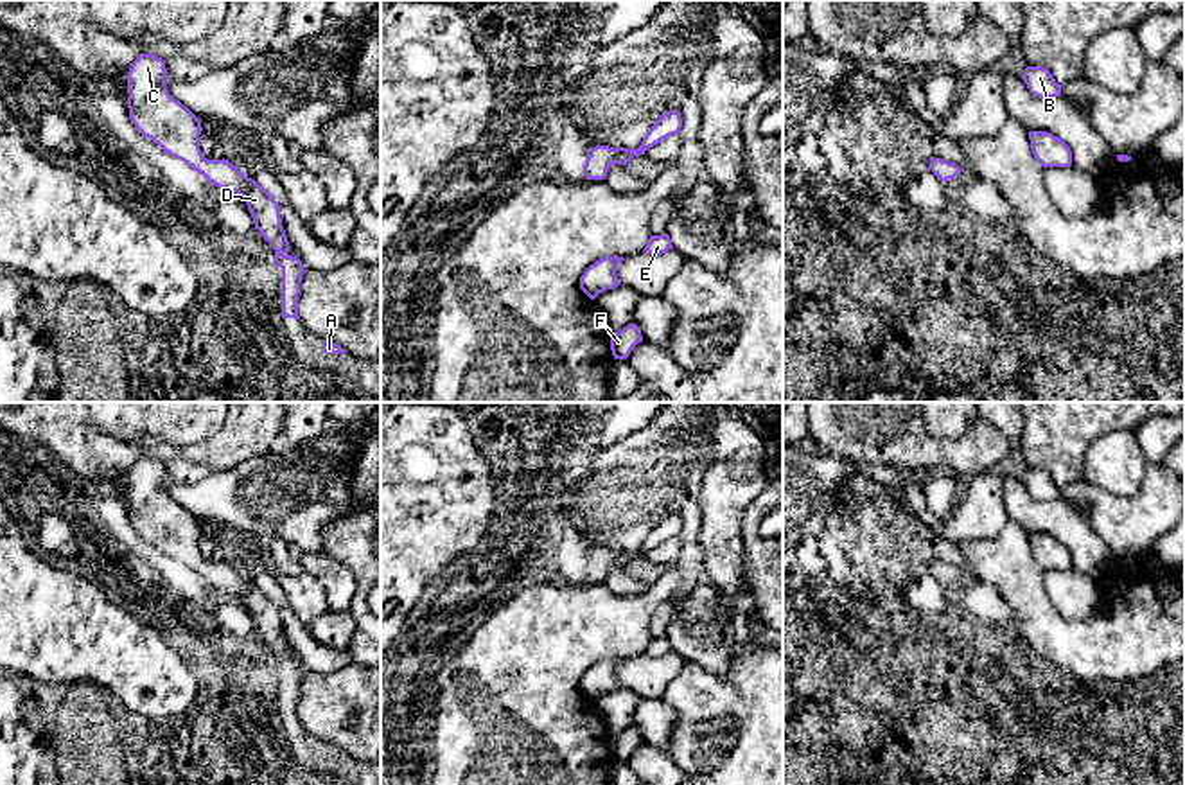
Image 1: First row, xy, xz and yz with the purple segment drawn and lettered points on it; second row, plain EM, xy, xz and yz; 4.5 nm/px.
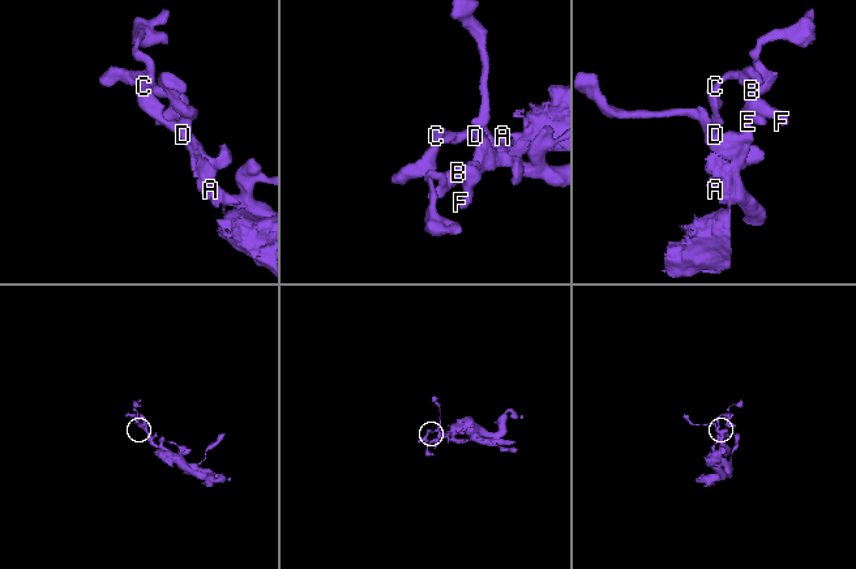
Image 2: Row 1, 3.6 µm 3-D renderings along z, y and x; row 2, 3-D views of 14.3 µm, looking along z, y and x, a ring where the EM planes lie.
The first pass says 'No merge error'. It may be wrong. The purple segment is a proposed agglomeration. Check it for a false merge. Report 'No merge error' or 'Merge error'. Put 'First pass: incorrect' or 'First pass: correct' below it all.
No merge error
First pass: correct

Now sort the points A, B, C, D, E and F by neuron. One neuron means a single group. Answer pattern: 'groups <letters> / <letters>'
groups A B C D E F

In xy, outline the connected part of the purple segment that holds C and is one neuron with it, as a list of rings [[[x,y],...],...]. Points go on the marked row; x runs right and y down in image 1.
[[[140,54],[126,77],[129,119],[135,128],[165,153],[201,172],[210,185],[244,198],[255,228],[273,246],[275,262],[282,268],[282,318],[300,320],[298,295],[303,264],[296,255],[287,253],[291,246],[278,203],[228,160],[205,158],[199,149],[201,119],[169,93],[162,57]]]

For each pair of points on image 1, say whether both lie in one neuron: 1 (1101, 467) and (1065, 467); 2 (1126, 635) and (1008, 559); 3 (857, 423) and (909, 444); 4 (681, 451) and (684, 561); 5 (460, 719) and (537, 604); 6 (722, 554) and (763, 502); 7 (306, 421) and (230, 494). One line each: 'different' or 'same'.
1: different
2: same
3: same
4: same
5: same
6: different
7: different

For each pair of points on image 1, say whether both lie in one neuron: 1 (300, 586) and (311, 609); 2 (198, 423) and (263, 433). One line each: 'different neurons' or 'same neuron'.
1: same neuron
2: different neurons

